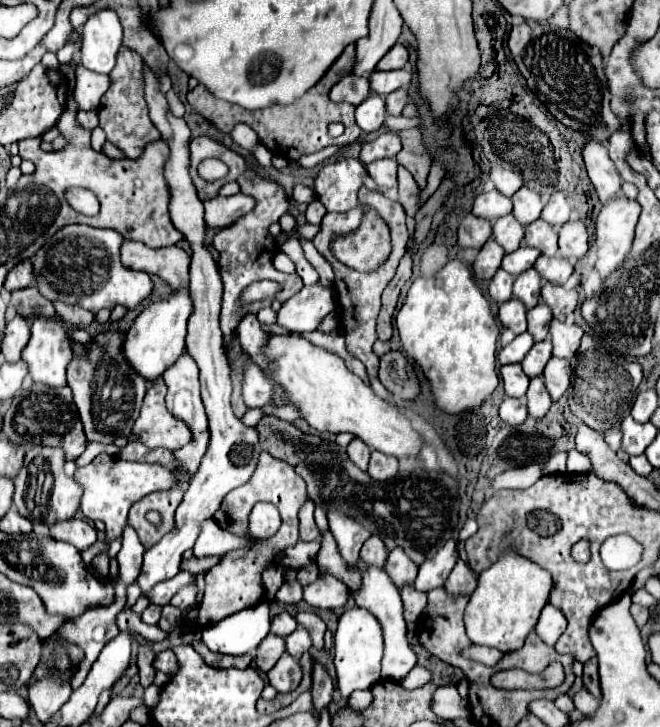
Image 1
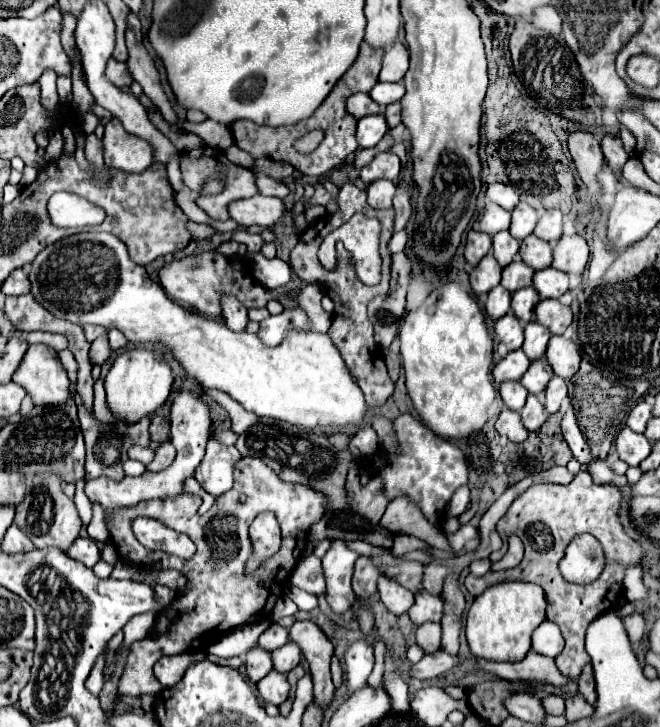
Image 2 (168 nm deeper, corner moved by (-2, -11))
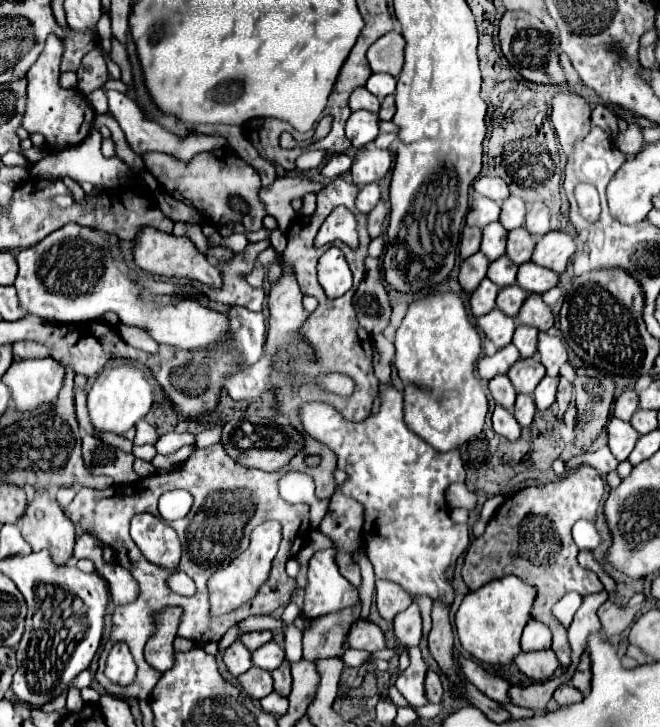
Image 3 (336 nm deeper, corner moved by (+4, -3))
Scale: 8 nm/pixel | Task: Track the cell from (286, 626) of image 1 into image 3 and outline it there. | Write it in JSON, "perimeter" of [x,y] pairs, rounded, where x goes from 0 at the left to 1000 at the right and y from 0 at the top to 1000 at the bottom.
{"perimeter":[[[394,867],[394,869],[373,869],[367,878],[364,878],[382,897],[394,889],[400,889],[403,883],[412,880],[412,869],[409,867]]]}

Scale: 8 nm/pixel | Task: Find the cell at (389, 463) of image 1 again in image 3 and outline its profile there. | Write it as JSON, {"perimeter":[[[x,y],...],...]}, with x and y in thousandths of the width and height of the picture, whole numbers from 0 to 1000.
{"perimeter":[[[509,677],[500,685],[497,704],[485,718],[485,732],[500,737],[512,757],[536,759],[548,746],[548,724],[552,724],[552,696],[518,680]]]}

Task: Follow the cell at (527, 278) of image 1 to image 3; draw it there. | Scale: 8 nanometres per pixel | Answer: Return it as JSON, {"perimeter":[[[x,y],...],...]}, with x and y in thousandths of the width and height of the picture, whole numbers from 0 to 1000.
{"perimeter":[[[785,391],[767,393],[767,396],[761,396],[761,399],[755,402],[752,421],[755,421],[764,432],[770,432],[770,435],[782,435],[797,410],[800,410],[800,402],[791,399]]]}

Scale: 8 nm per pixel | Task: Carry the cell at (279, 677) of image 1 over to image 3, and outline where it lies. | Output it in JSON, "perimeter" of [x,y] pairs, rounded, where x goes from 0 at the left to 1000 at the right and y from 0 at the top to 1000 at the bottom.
{"perimeter":[[[382,916],[376,924],[361,930],[361,935],[364,935],[367,946],[388,963],[394,963],[412,952],[412,927],[400,919]]]}

